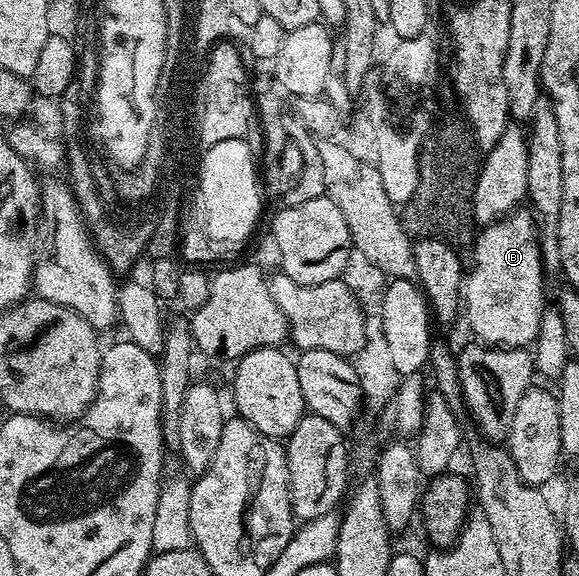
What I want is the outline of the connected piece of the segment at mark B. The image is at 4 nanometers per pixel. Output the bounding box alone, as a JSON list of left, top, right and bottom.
[463,207,547,347]

